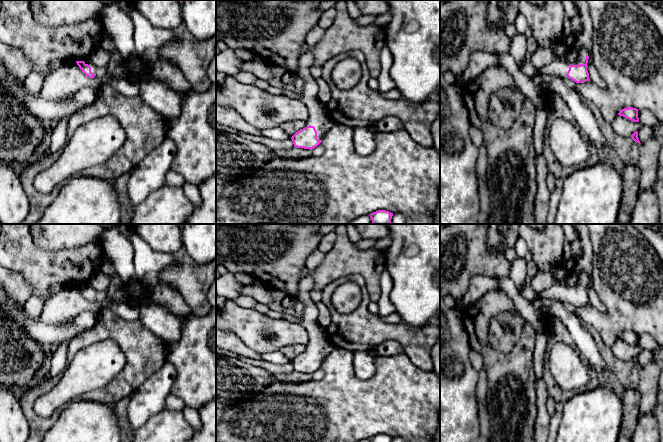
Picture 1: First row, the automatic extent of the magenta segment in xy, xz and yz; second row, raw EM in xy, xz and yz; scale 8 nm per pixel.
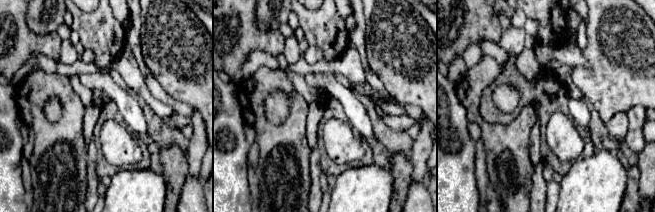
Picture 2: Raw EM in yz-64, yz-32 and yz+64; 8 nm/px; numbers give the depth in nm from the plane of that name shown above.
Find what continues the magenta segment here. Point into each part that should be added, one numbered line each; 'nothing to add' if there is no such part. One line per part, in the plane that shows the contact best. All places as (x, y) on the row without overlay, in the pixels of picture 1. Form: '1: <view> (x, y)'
1: yz (559, 292)

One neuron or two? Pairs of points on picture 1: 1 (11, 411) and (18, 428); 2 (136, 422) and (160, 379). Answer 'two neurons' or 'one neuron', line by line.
1: one neuron
2: one neuron

